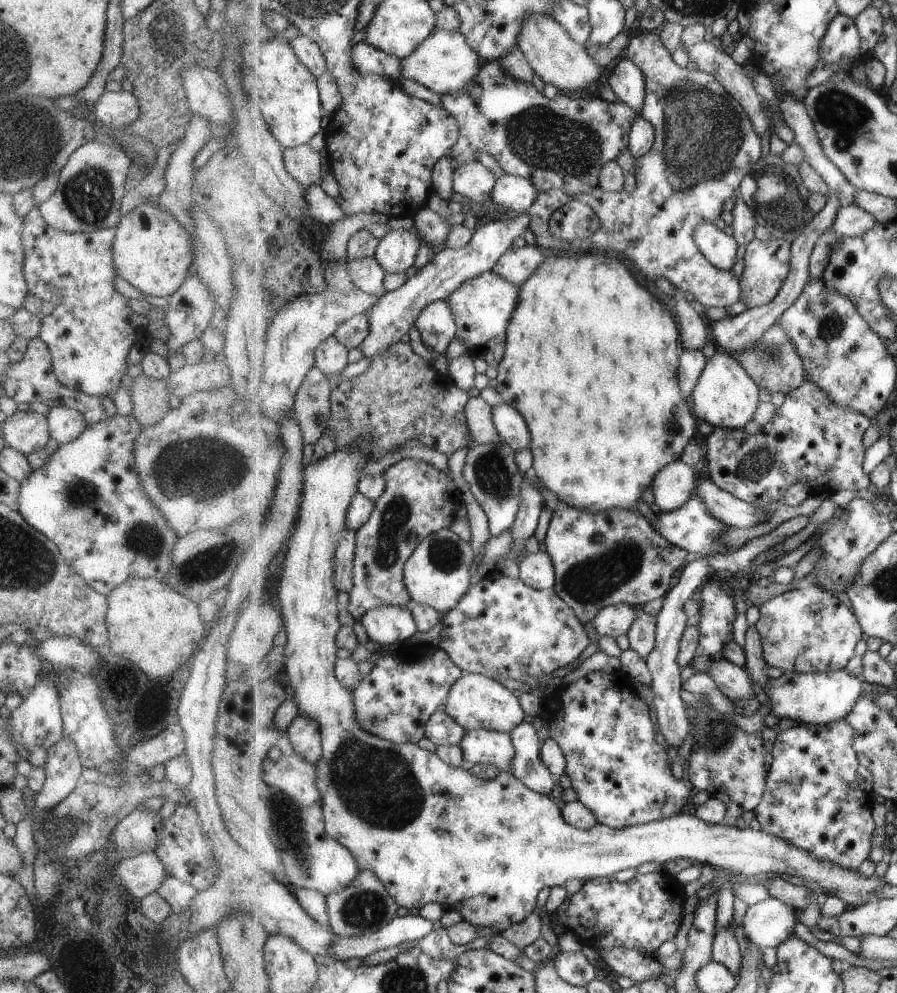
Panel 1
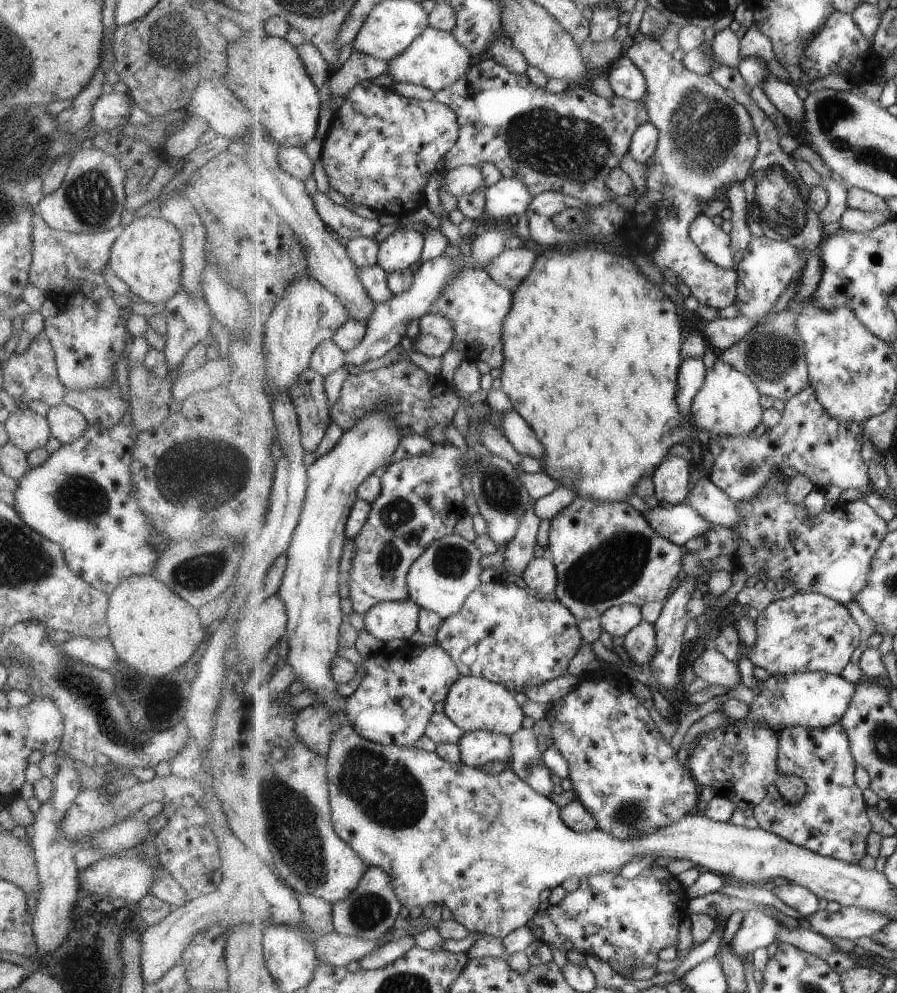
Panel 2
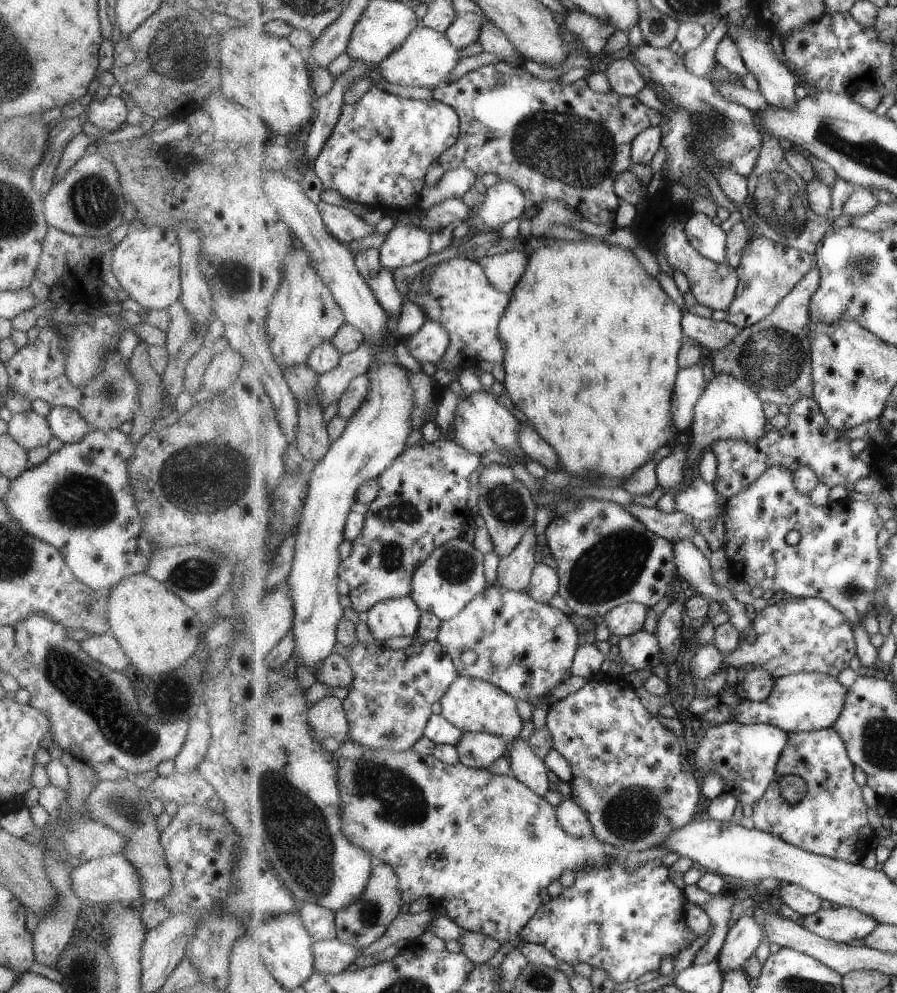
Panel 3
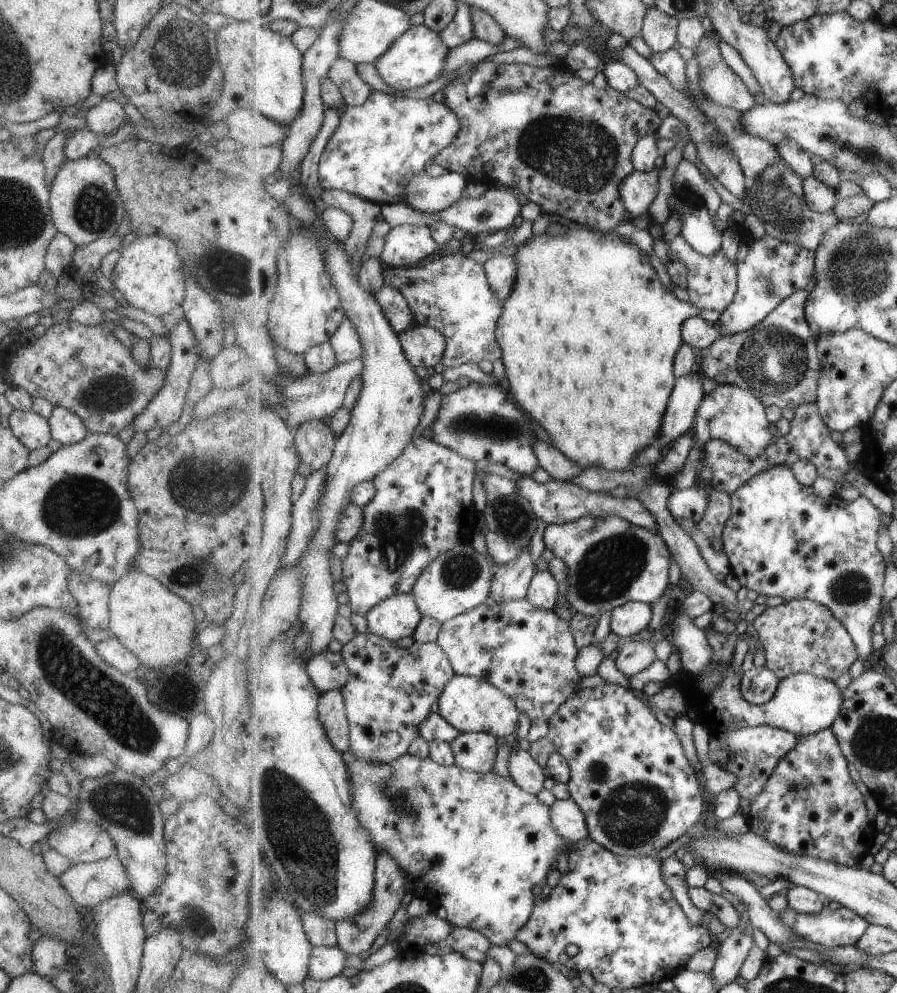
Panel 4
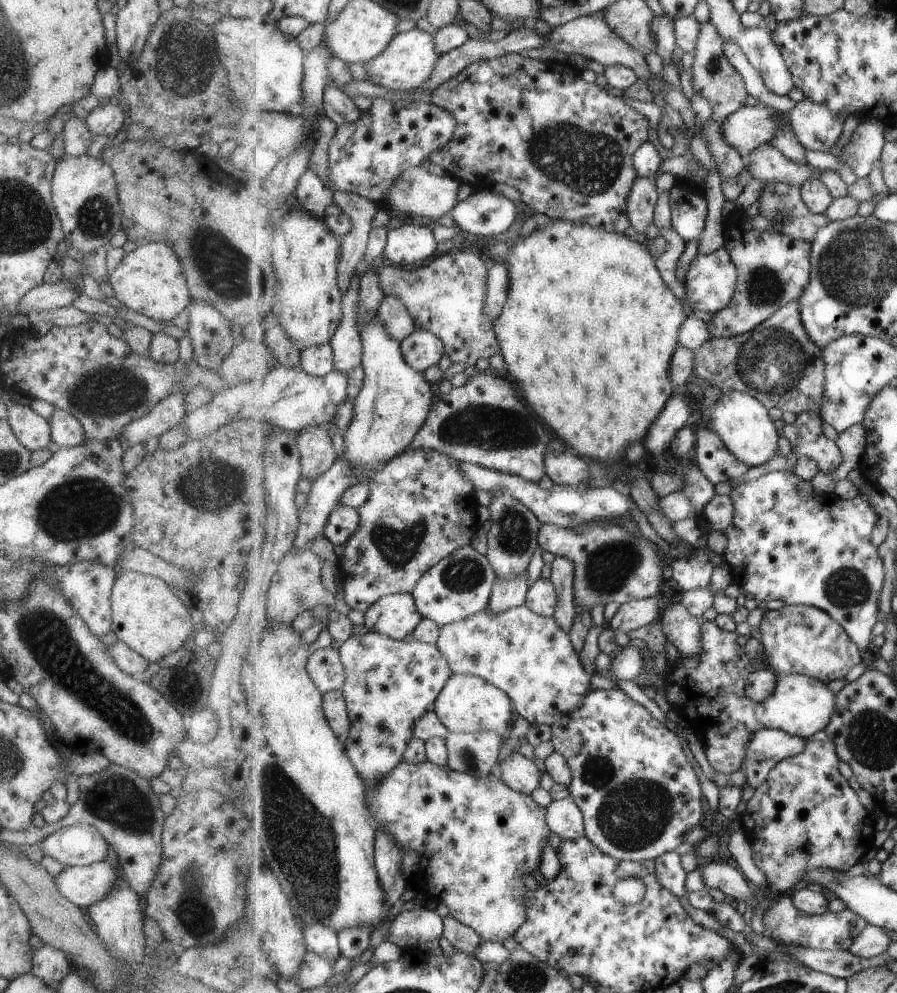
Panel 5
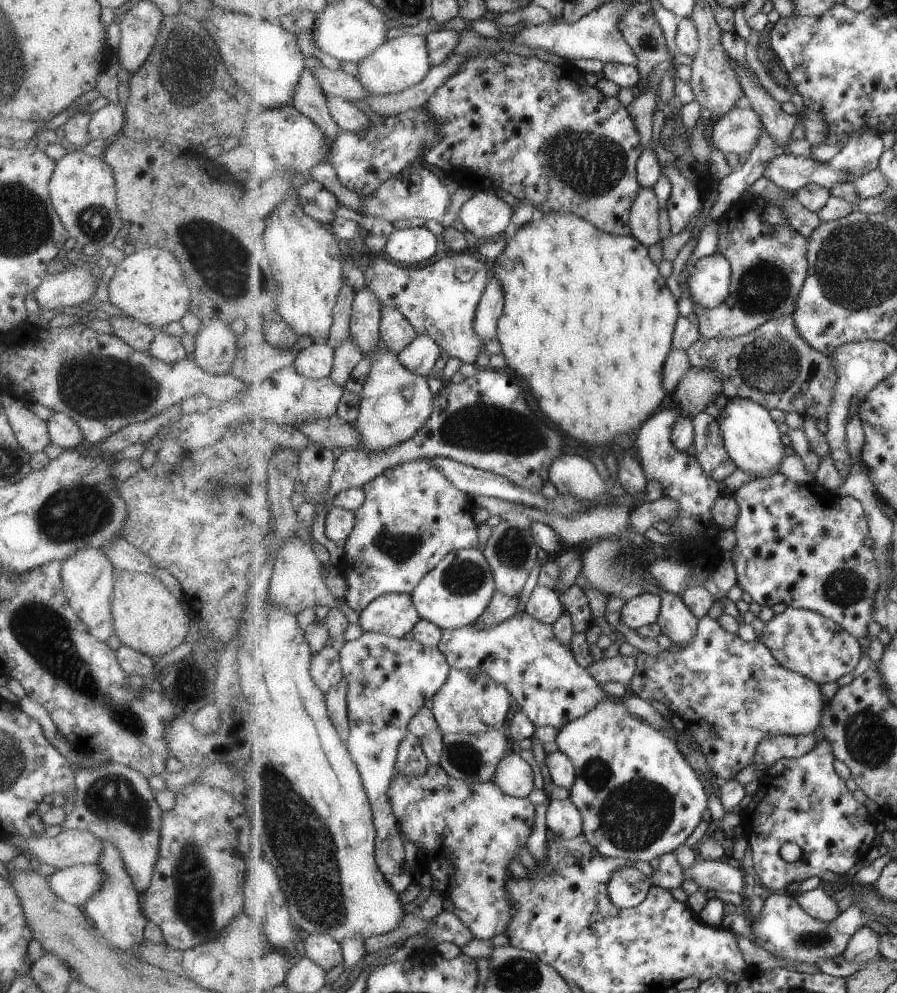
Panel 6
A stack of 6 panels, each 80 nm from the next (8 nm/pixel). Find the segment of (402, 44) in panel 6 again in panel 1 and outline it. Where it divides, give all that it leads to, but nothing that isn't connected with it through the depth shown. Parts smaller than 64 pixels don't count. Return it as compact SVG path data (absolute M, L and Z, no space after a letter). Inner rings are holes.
M437 27L419 46L402 59L403 77L411 78L440 96L469 87L482 70L483 58L471 48L462 32Z

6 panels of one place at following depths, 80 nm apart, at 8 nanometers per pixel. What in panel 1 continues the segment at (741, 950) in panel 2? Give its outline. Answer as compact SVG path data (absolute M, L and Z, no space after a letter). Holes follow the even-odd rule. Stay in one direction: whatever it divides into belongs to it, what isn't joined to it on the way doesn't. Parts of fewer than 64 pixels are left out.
M771 897L747 908L743 917L744 936L747 943L759 947L778 947L793 935L797 926L796 908Z

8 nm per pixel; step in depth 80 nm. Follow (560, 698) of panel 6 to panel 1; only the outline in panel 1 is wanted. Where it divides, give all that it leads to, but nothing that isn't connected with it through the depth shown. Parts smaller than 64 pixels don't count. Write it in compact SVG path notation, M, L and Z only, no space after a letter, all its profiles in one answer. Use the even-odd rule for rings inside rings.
M494 572L482 577L480 581L474 584L469 592L461 599L461 602L446 615L442 617L442 627L440 630L440 641L438 646L449 653L449 656L463 669L464 673L479 673L497 680L498 678L513 678L519 681L525 681L528 677L547 678L557 668L573 662L575 658L579 658L583 654L583 650L592 643L589 640L589 634L585 630L583 621L579 620L574 608L568 605L554 590L540 591L539 589L531 588L531 585L525 584L523 579L510 578L509 575L502 572Z

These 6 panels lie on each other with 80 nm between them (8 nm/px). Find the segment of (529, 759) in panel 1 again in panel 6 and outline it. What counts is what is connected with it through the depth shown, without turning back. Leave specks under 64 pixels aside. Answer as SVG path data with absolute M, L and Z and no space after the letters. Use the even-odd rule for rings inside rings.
M509 754L499 763L494 781L504 793L525 798L535 790L533 766L519 754Z

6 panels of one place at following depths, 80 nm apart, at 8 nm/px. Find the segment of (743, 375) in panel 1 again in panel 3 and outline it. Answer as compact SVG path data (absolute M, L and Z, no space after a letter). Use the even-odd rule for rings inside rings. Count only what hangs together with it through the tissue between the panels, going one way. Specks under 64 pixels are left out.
M721 373L715 376L708 384L706 391L701 395L694 410L694 423L690 431L693 444L687 450L687 464L685 466L688 466L688 468L686 469L687 476L683 480L684 485L689 485L691 479L690 468L701 460L701 452L707 446L710 447L719 439L757 443L766 435L765 426L767 426L767 422L763 401L751 385L748 385L735 375Z

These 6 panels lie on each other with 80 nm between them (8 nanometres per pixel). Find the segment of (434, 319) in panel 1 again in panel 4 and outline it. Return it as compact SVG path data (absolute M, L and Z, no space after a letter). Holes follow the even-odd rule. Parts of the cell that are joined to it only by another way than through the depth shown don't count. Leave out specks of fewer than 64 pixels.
M414 324L407 332L398 333L406 357L415 368L433 368L443 362L446 338L436 328Z

